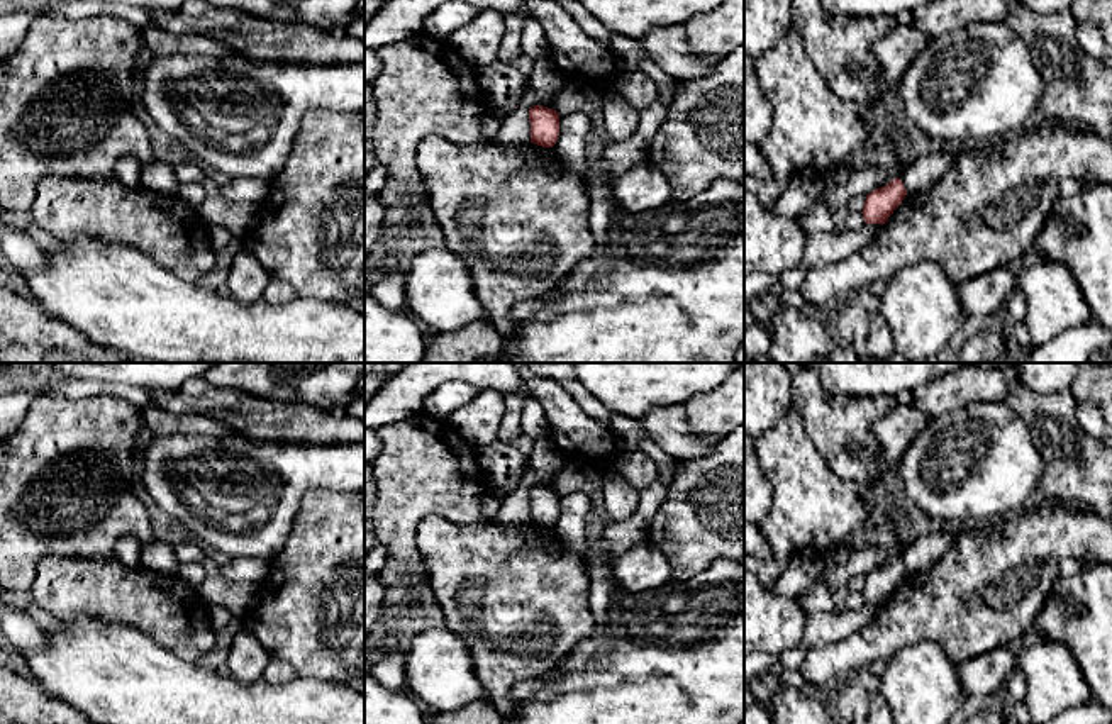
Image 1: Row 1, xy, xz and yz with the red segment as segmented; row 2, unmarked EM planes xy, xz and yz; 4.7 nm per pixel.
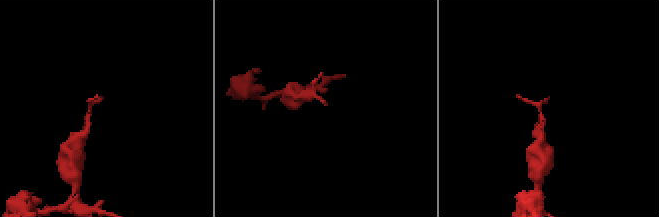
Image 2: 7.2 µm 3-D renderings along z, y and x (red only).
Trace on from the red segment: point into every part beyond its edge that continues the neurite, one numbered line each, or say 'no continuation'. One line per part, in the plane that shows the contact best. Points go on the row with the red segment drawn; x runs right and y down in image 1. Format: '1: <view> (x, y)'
no continuation

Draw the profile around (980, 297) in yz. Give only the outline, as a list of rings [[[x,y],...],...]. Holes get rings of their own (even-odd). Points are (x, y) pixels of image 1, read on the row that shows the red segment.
[[[998,266],[958,287],[959,304],[966,315],[985,319],[1005,305],[1017,290],[1010,266]]]

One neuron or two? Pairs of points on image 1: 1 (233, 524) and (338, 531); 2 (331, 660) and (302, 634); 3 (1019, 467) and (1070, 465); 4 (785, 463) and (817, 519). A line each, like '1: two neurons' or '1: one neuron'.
1: two neurons
2: one neuron
3: two neurons
4: one neuron

